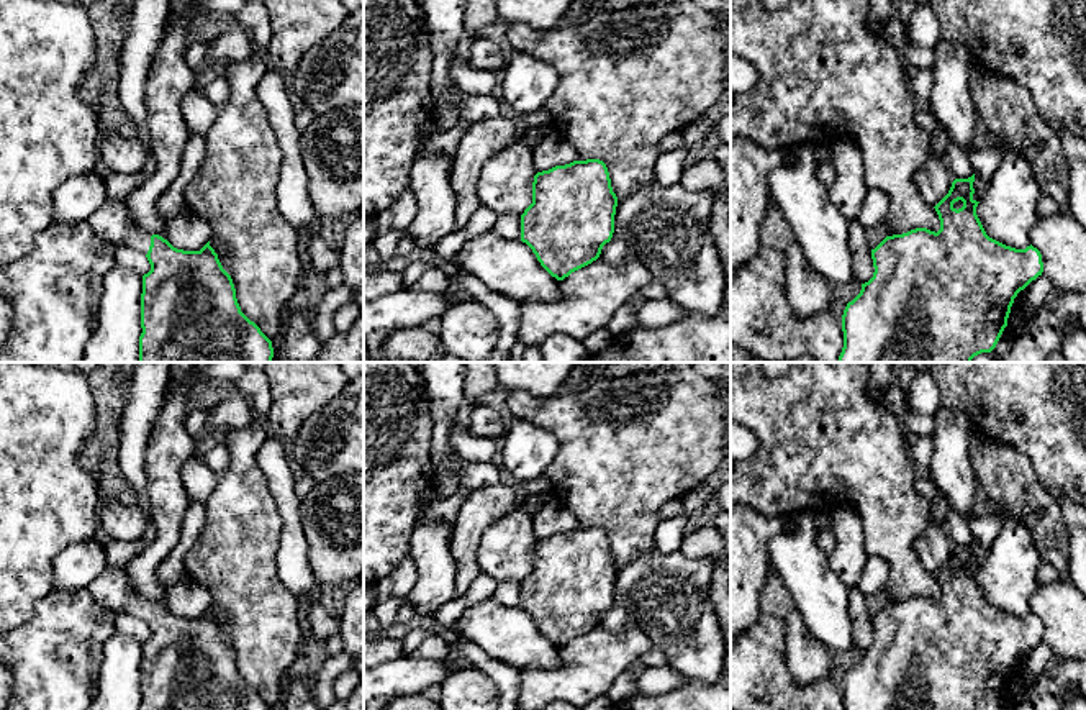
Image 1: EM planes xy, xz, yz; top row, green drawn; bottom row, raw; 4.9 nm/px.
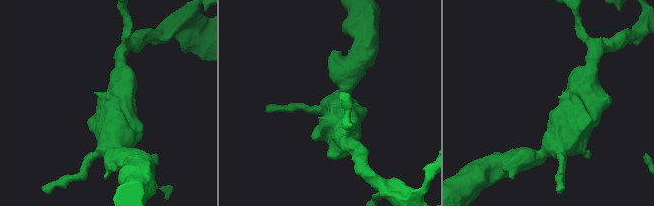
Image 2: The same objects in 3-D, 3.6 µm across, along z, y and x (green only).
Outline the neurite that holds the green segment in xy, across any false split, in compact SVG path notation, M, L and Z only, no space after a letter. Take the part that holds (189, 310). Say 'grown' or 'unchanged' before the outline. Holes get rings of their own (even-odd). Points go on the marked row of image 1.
grown | M106 200L88 216L87 223L102 239L115 246L136 249L143 253L151 264L151 271L143 275L143 333L139 336L138 362L272 362L272 341L241 312L233 279L223 269L210 241L200 251L177 249L162 236L143 231L131 221L126 205L113 200Z

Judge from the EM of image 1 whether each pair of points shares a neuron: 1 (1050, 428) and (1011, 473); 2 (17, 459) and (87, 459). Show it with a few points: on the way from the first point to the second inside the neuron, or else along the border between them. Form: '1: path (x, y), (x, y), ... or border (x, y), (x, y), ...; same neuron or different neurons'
1: border (991, 438), (1014, 445), (1047, 489); different neurons
2: border (92, 436), (79, 463), (100, 492); different neurons

